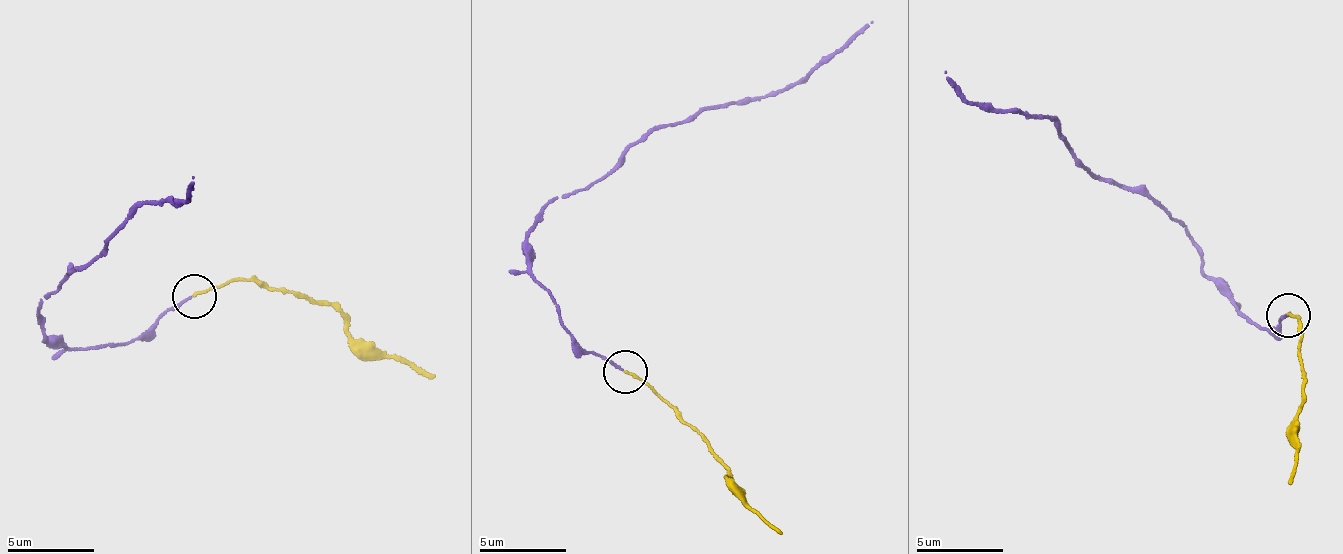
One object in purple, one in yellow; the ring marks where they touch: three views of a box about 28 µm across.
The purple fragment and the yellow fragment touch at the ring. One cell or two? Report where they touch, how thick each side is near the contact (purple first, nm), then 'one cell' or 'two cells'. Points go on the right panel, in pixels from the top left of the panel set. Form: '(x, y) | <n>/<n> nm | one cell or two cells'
(1288, 315) | 160/170 nm | one cell

